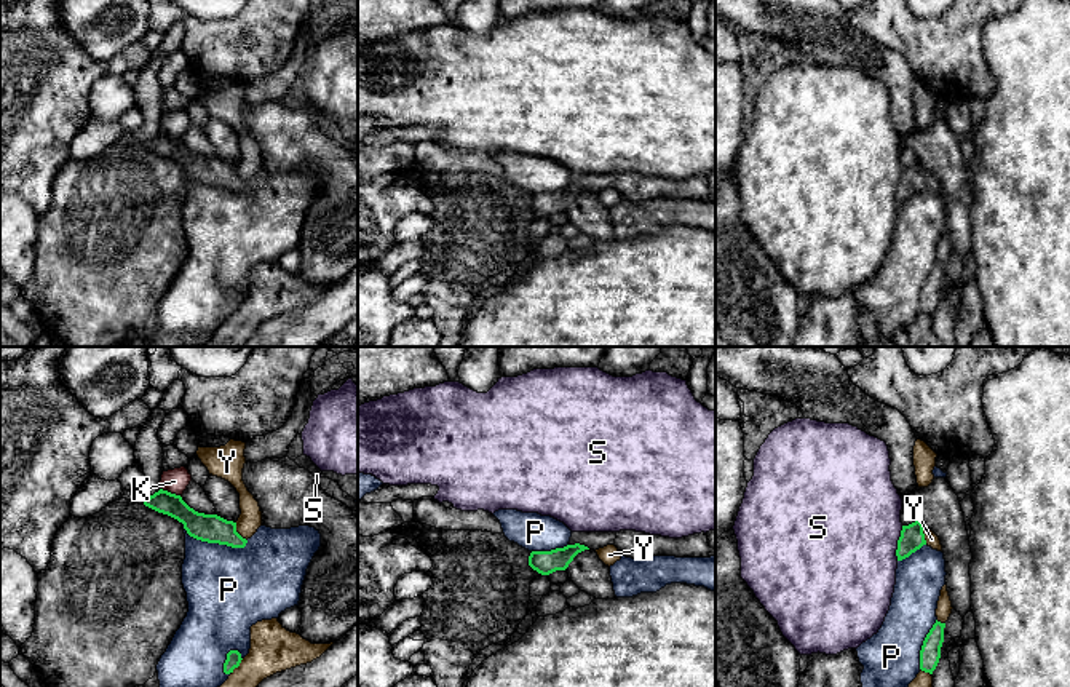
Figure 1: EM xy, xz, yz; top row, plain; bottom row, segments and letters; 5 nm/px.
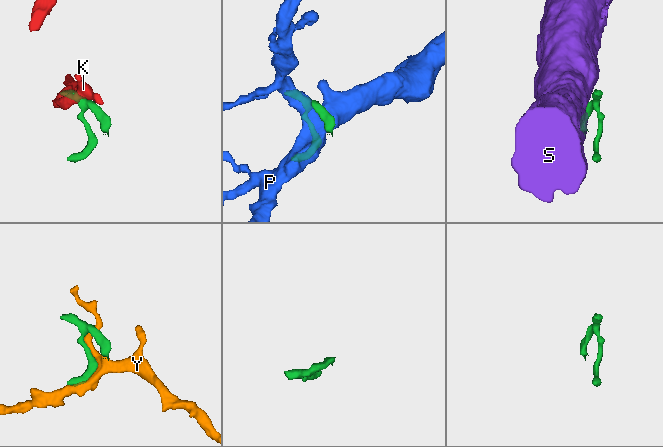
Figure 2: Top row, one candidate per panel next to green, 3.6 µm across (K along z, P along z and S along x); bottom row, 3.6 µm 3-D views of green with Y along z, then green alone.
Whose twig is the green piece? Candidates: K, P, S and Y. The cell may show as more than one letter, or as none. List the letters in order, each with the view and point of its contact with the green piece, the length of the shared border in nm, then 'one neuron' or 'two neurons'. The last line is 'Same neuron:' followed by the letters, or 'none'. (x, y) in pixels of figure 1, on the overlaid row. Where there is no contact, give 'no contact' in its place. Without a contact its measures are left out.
K: xy (170, 492) | 120 nm | two neurons
P: xy (213, 542) | 360 nm | two neurons
S: yz (898, 544) | 180 nm | two neurons
Y: xy (237, 532) | 110 nm | two neurons
Same neuron: none

